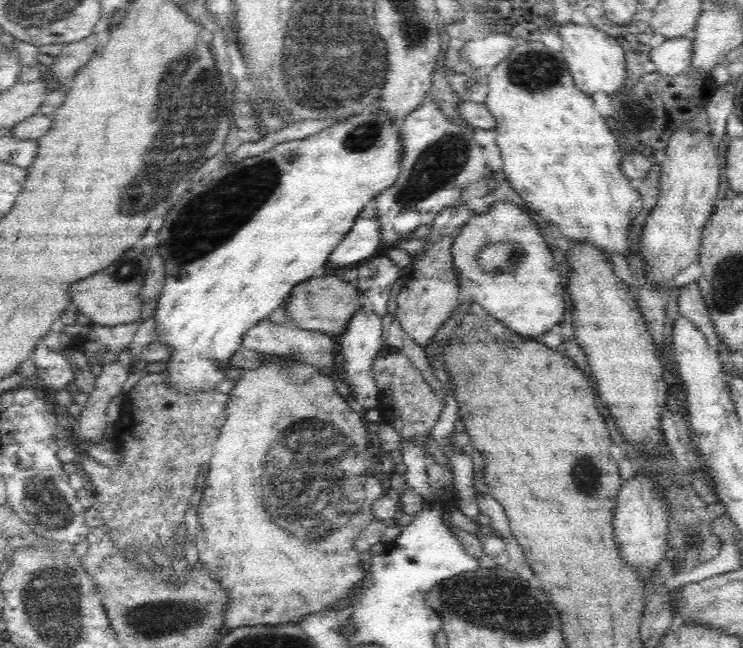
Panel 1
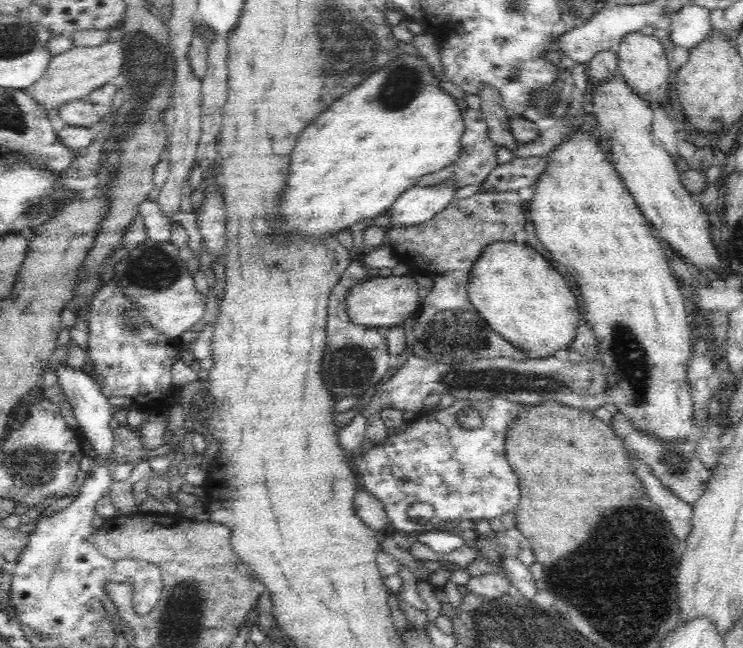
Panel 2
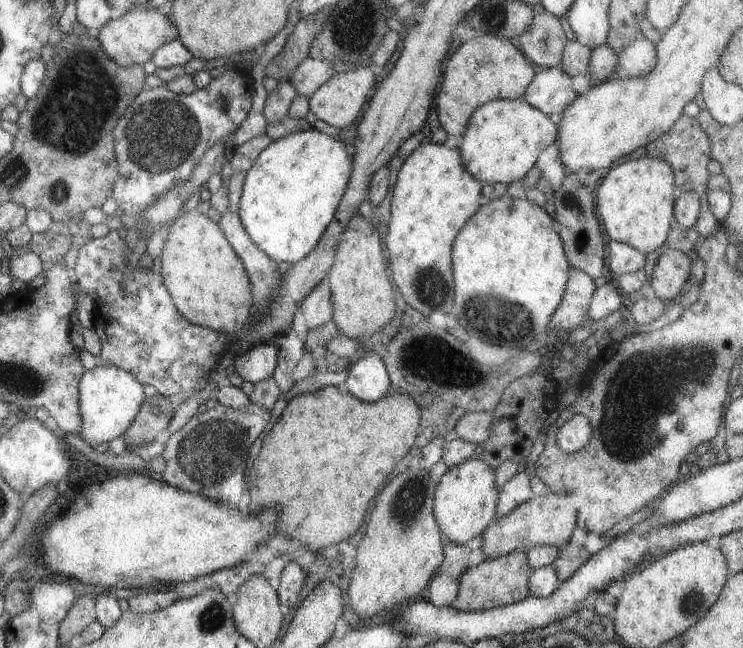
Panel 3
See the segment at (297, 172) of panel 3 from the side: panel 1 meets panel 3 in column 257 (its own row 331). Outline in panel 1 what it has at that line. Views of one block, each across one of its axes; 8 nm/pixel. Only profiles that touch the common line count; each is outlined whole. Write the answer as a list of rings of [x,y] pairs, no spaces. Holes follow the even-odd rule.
[[[376,106],[366,107],[357,115],[352,115],[345,121],[340,121],[326,130],[307,137],[304,140],[286,141],[274,146],[268,152],[259,156],[243,159],[238,164],[225,166],[217,172],[218,176],[210,180],[210,184],[202,186],[192,186],[180,200],[174,204],[174,208],[166,214],[162,226],[157,233],[159,241],[156,249],[164,257],[164,267],[166,267],[166,281],[158,296],[156,308],[152,313],[156,315],[156,333],[158,341],[170,345],[170,354],[164,360],[167,368],[162,371],[168,379],[170,387],[176,387],[180,393],[195,393],[196,391],[210,392],[217,390],[218,384],[225,378],[222,366],[229,363],[231,356],[240,348],[242,337],[257,322],[267,319],[280,304],[284,303],[290,291],[304,280],[309,280],[323,272],[326,260],[329,259],[332,251],[337,247],[346,234],[350,232],[358,214],[369,204],[373,203],[378,194],[390,188],[398,179],[401,172],[401,163],[403,158],[403,147],[400,129],[398,125],[392,123],[386,115],[376,111]]]

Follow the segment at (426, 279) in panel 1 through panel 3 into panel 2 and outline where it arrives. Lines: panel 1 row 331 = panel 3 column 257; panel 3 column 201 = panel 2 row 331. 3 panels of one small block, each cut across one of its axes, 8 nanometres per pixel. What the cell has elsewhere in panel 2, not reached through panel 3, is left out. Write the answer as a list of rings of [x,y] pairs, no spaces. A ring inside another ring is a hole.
[[[480,191],[466,200],[452,200],[441,212],[431,220],[414,226],[392,227],[387,231],[388,244],[394,249],[398,262],[418,266],[430,272],[434,281],[432,291],[421,300],[420,306],[408,322],[410,328],[410,346],[412,354],[427,361],[446,364],[460,364],[462,361],[472,362],[478,359],[493,359],[510,357],[516,361],[530,359],[524,352],[511,346],[498,333],[494,333],[482,315],[469,301],[467,291],[469,275],[474,262],[486,246],[492,242],[514,241],[516,232],[522,232],[528,220],[526,203],[520,199],[517,192],[484,192]]]

